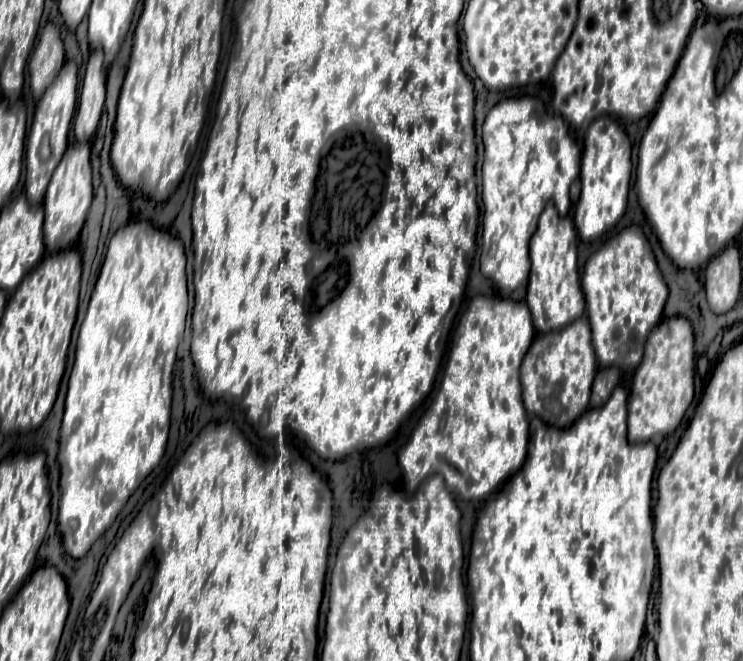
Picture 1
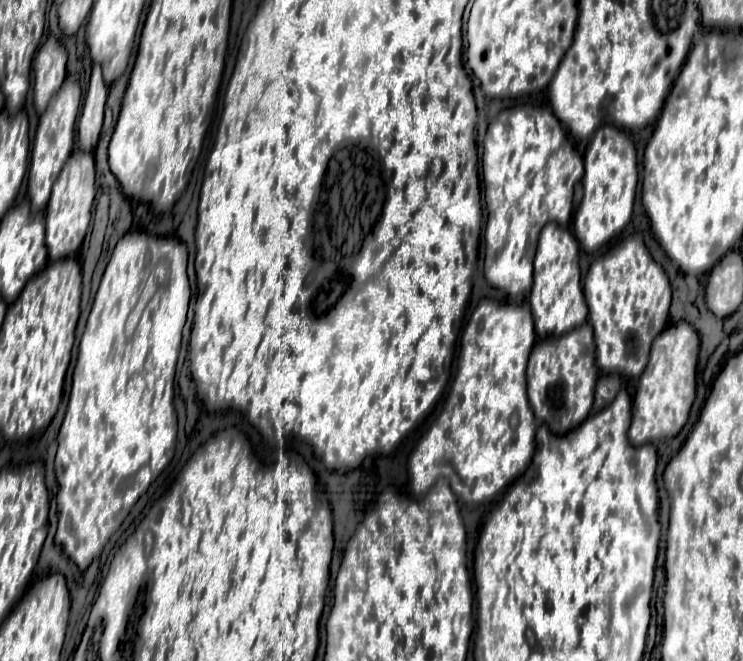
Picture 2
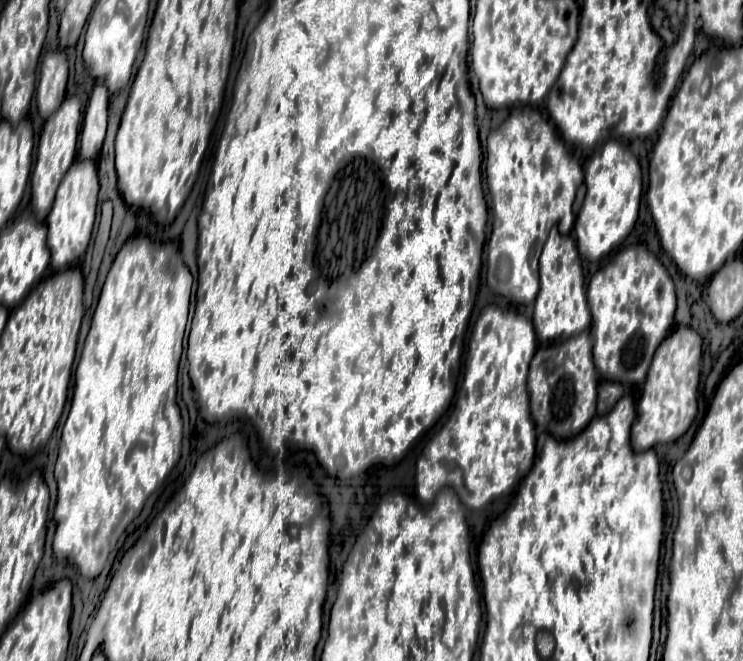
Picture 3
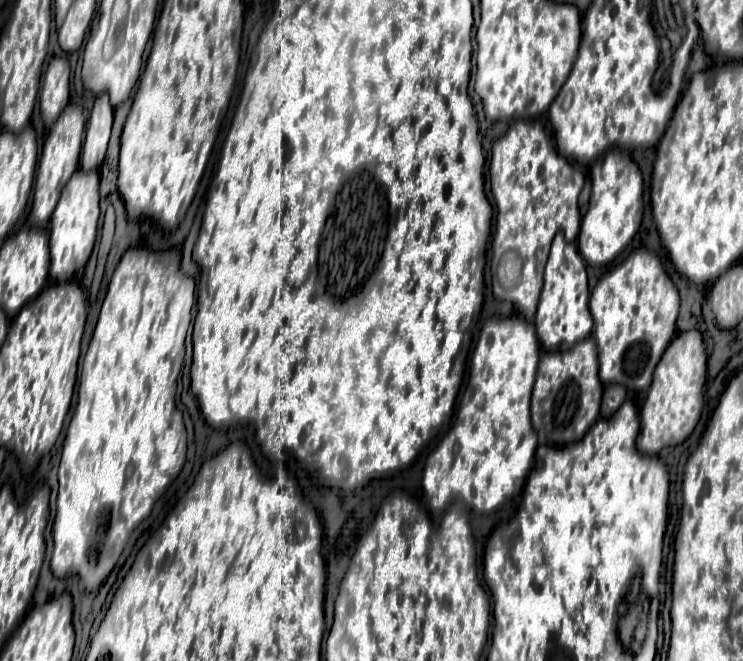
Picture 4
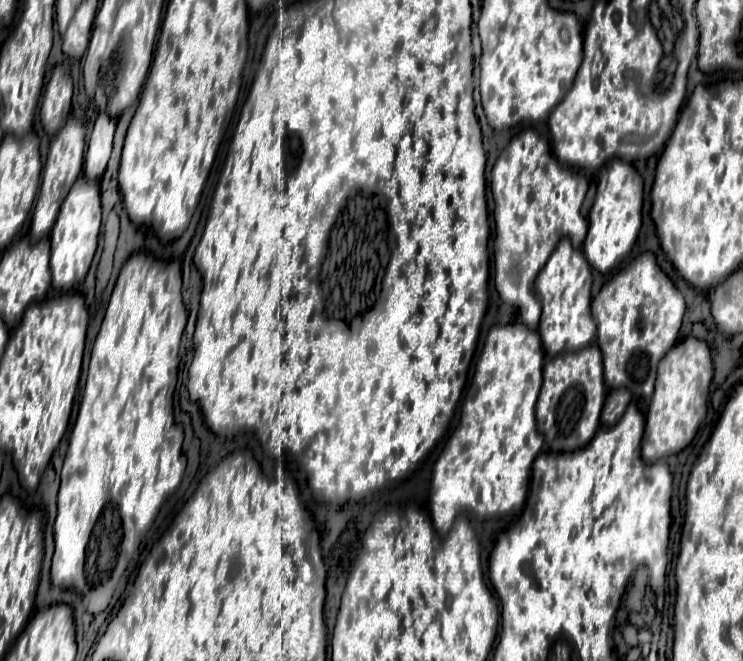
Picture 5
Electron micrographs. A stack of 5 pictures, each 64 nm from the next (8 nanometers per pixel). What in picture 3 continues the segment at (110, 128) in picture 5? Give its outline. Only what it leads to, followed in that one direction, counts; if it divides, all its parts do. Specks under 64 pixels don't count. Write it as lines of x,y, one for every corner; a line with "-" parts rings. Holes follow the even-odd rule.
94,84
82,118
80,158
96,158
102,148
108,124
108,98
108,88
104,88
104,84

